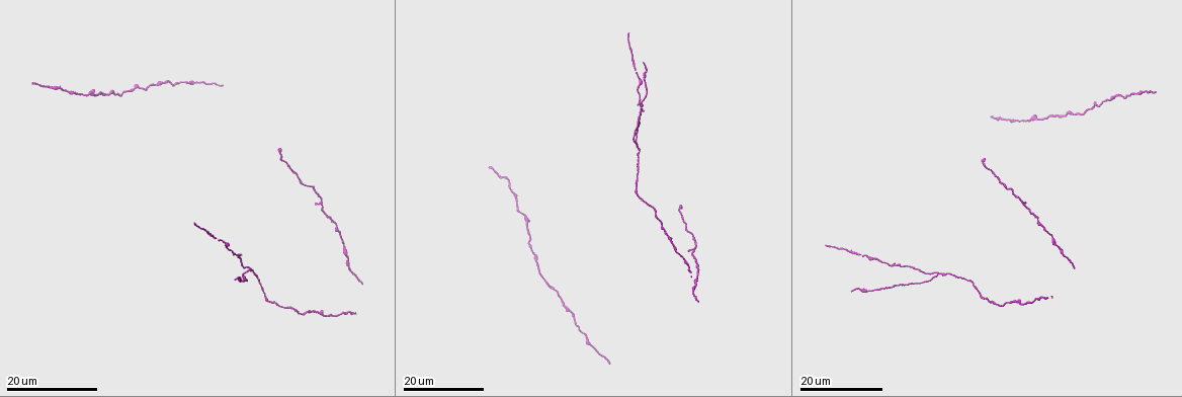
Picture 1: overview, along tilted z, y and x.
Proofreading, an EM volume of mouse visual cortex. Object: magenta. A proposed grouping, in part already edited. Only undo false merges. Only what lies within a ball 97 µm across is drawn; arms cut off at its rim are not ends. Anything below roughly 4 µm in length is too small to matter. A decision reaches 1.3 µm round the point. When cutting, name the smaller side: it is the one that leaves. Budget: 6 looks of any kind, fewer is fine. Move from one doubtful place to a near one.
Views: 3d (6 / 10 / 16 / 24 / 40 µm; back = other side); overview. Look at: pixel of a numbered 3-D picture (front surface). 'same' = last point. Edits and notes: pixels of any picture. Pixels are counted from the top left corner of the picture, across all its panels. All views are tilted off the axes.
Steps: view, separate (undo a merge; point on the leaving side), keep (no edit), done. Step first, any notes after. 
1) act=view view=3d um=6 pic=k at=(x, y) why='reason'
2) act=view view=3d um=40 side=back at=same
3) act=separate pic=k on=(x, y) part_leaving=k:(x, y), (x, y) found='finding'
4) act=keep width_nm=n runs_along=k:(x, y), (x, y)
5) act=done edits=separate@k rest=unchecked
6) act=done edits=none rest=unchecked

act=view view=3d um=16 pic=1 at=(249, 266) why='branch point'

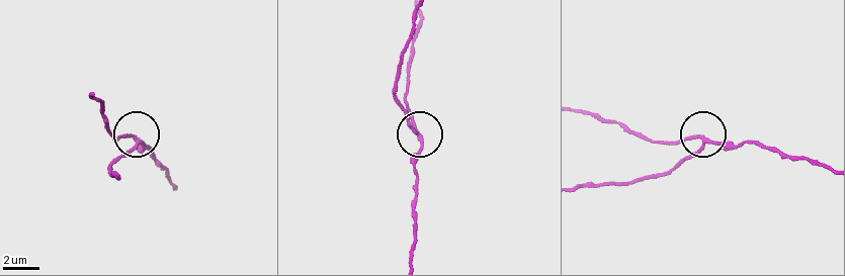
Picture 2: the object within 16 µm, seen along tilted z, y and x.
act=view view=3d um=6 pic=2 at=(706, 141) why='closer look'

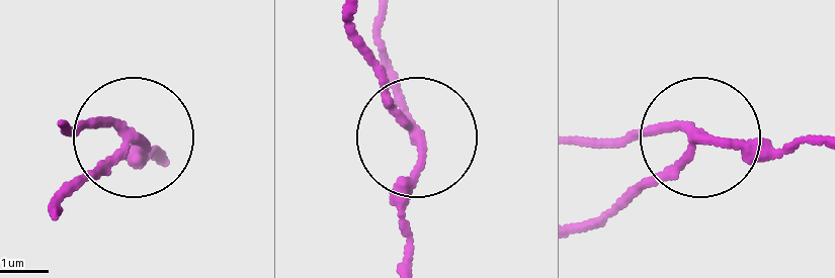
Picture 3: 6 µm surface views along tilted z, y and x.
act=separate pic=3 on=(86, 178) part_leaving=3:(402, 124), (354, 15) found='two cells meet here'

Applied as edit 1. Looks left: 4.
act=view view=overview why='redraw'

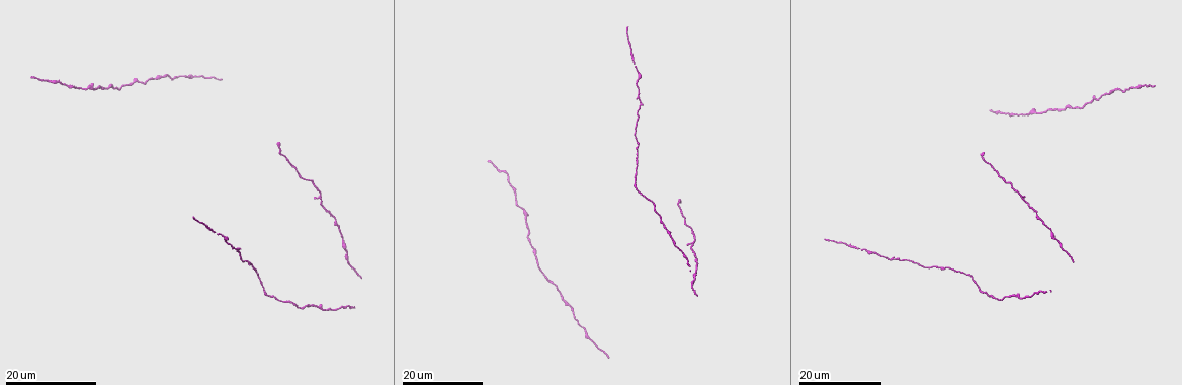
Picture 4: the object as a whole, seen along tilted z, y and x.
act=view view=3d um=16 pic=4 at=(877, 251) why='thick turns thin'

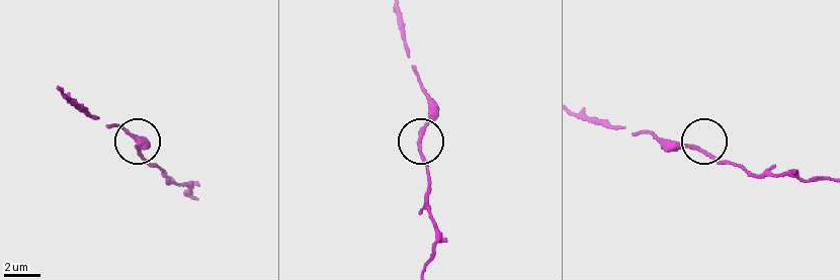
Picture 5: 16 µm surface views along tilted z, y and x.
act=view view=3d um=10 pic=5 at=(696, 146) why='closer look'

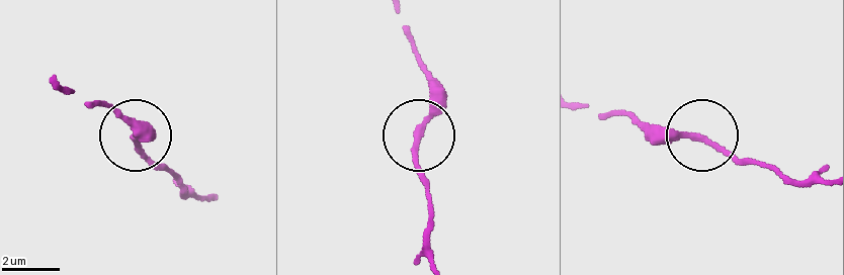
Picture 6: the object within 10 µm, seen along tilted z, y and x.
act=keep runs_along=6:(433, 256), (414, 130), (430, 101), (430, 75) found='continuous, no second cell'

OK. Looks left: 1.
act=done edits=separate@3 rest=unchecked

